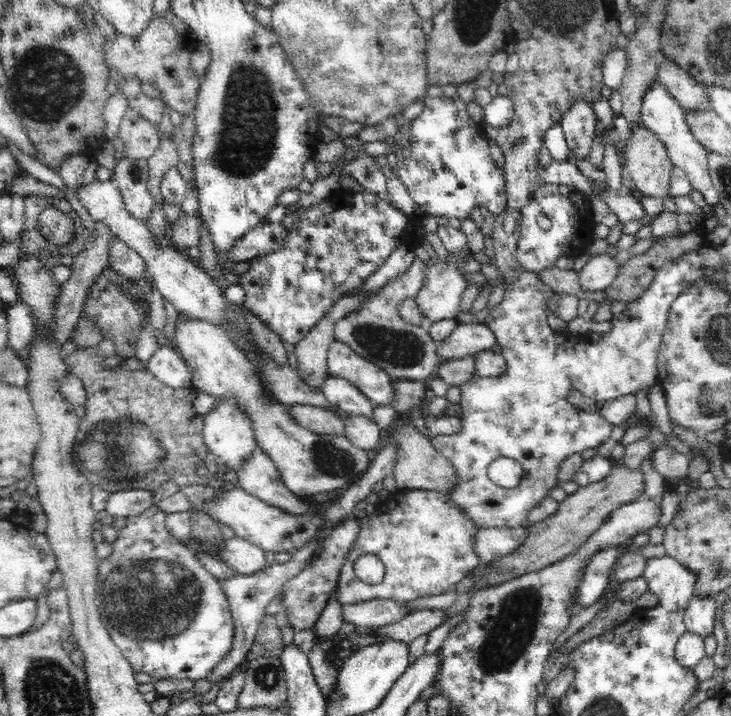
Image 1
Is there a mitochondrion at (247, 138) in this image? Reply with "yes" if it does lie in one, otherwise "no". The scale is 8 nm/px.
yes

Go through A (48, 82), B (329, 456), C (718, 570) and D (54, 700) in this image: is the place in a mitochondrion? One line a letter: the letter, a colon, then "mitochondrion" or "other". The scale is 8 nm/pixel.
A: mitochondrion
B: mitochondrion
C: mitochondrion
D: mitochondrion

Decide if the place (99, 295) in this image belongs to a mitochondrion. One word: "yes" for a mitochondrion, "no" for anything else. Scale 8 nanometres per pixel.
yes

